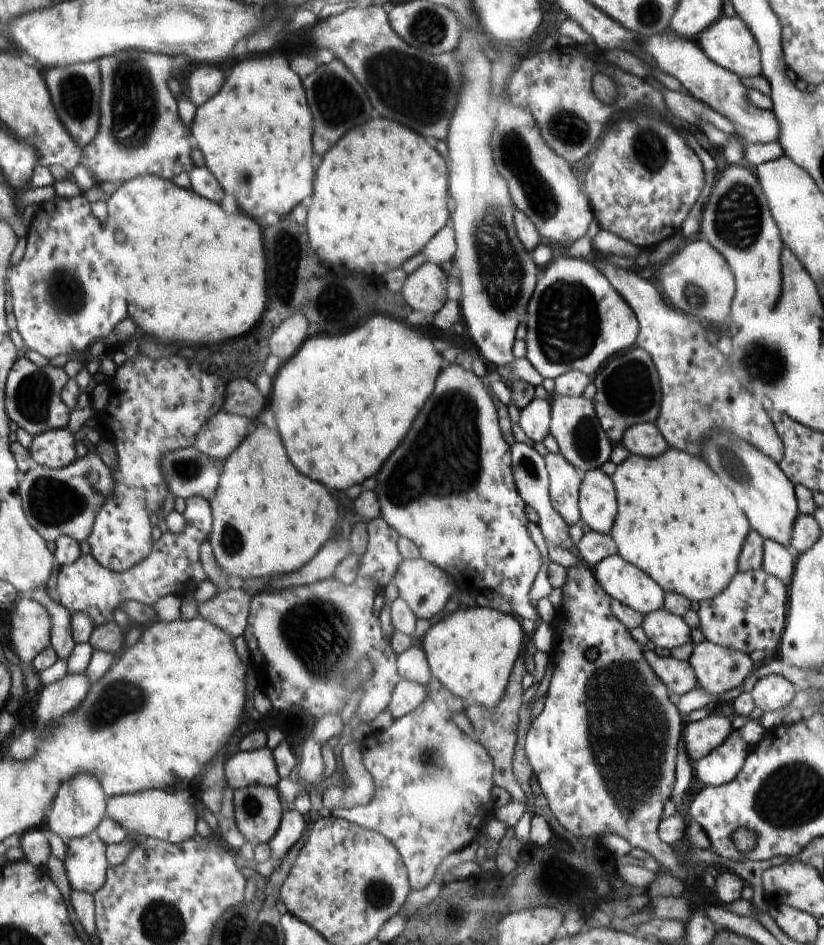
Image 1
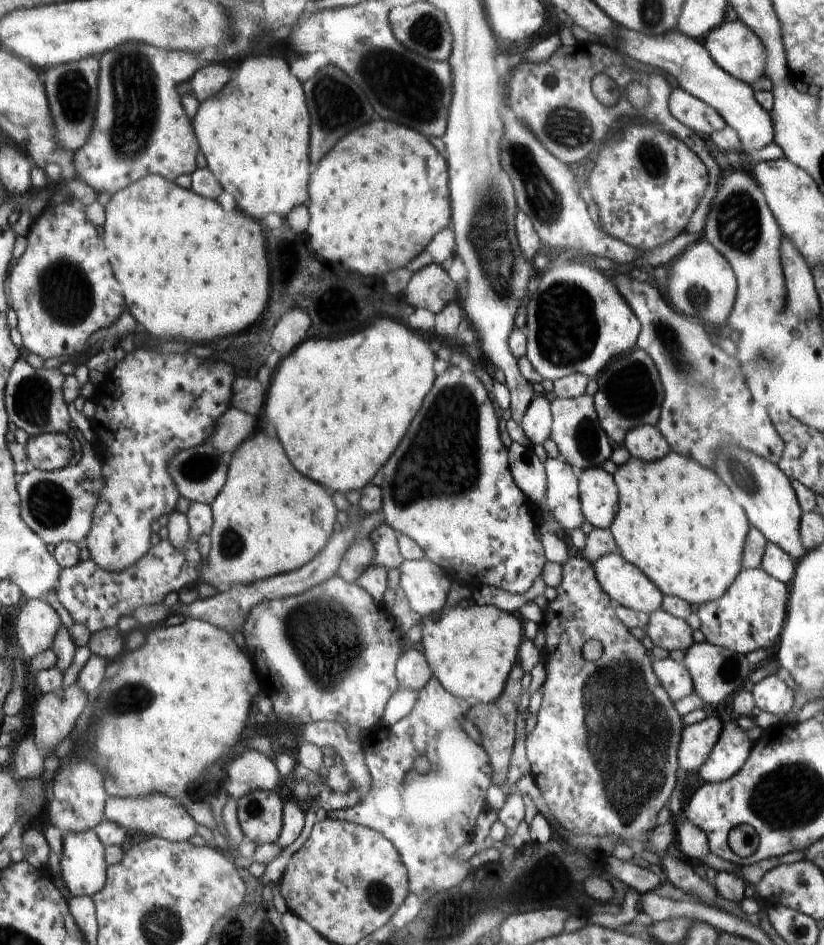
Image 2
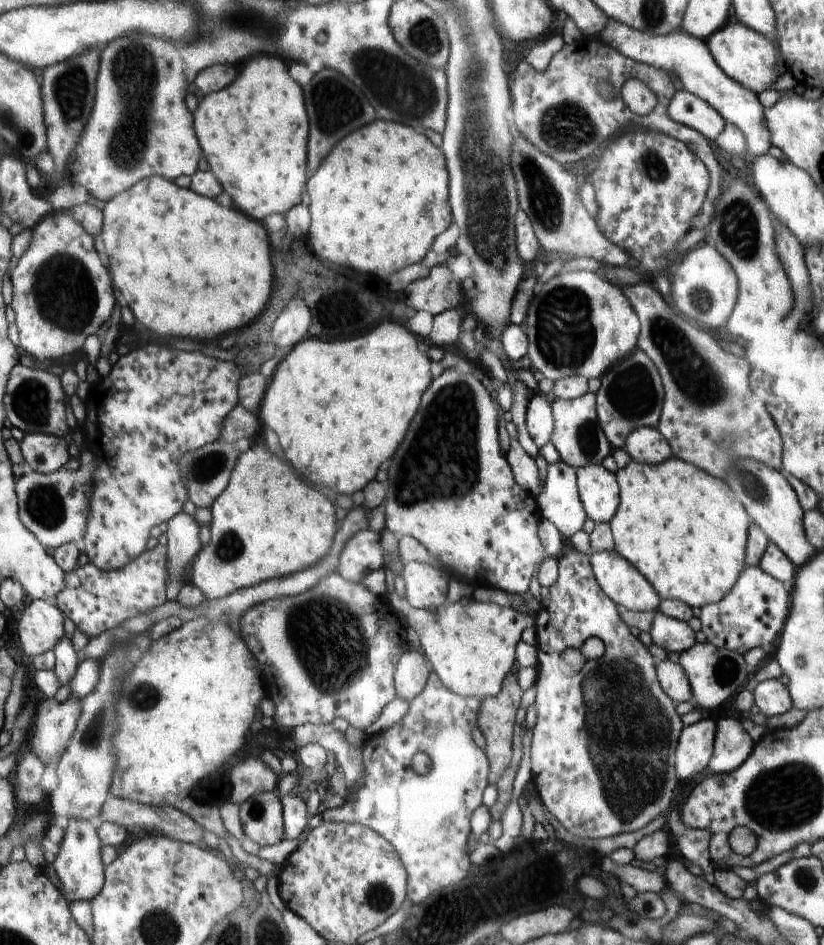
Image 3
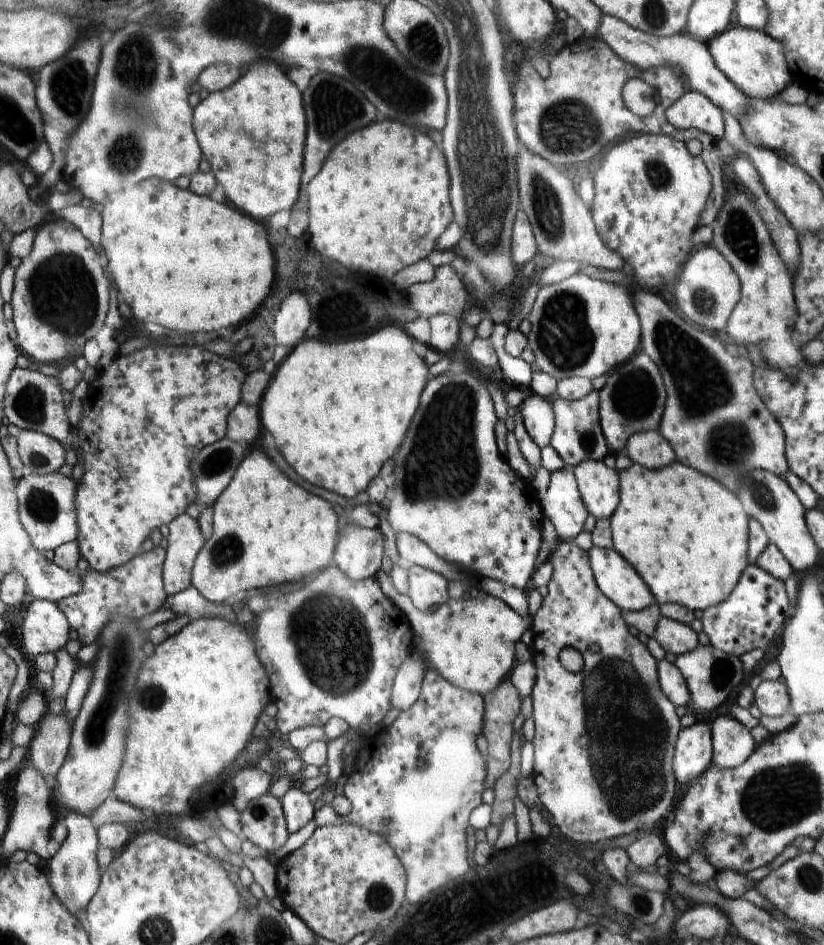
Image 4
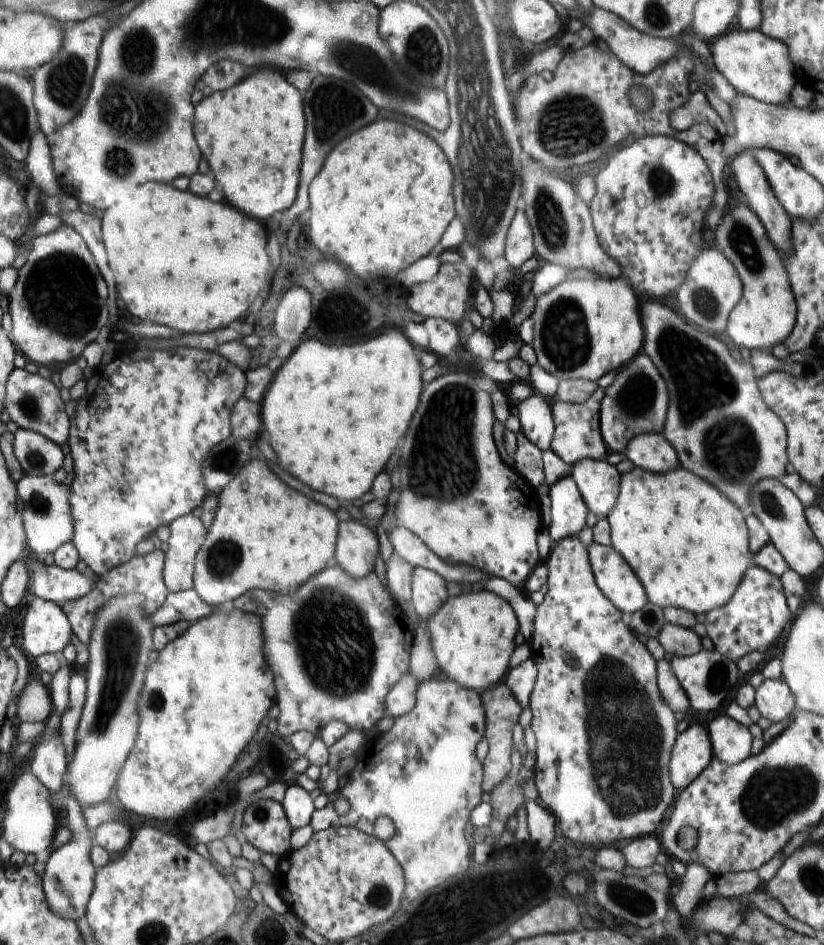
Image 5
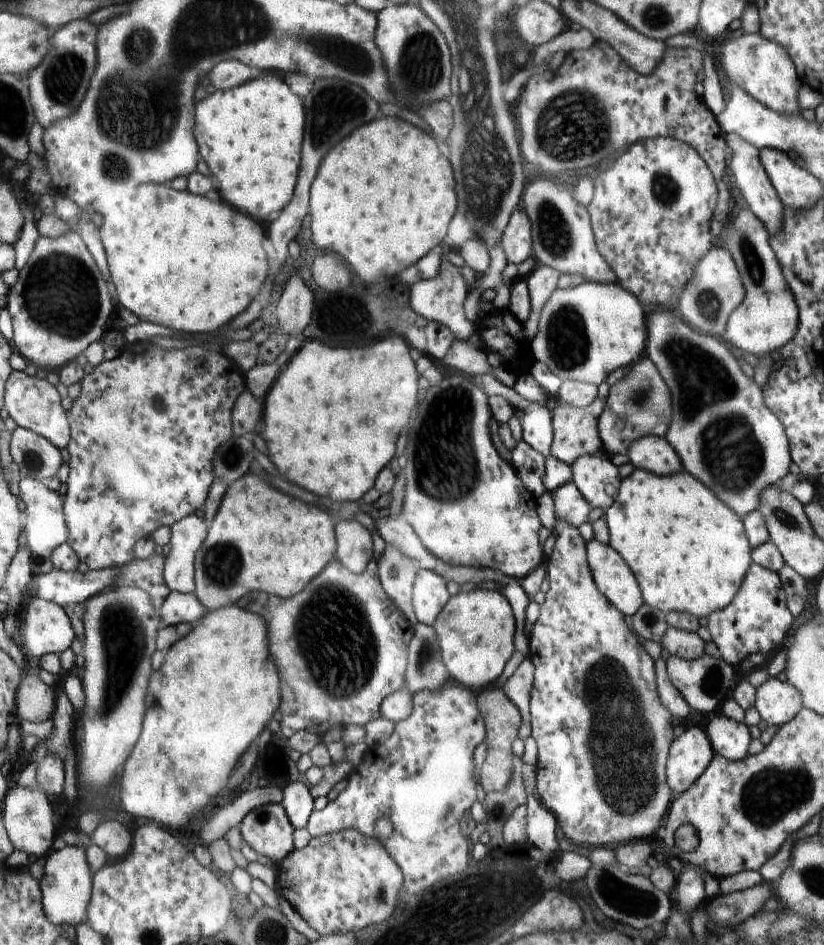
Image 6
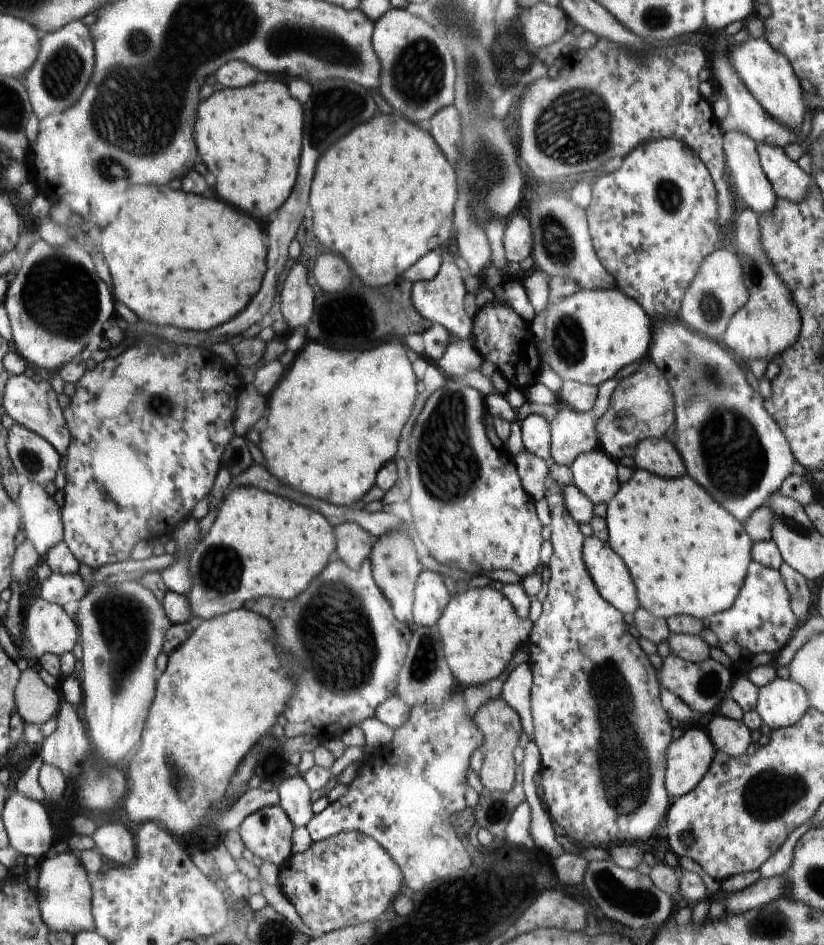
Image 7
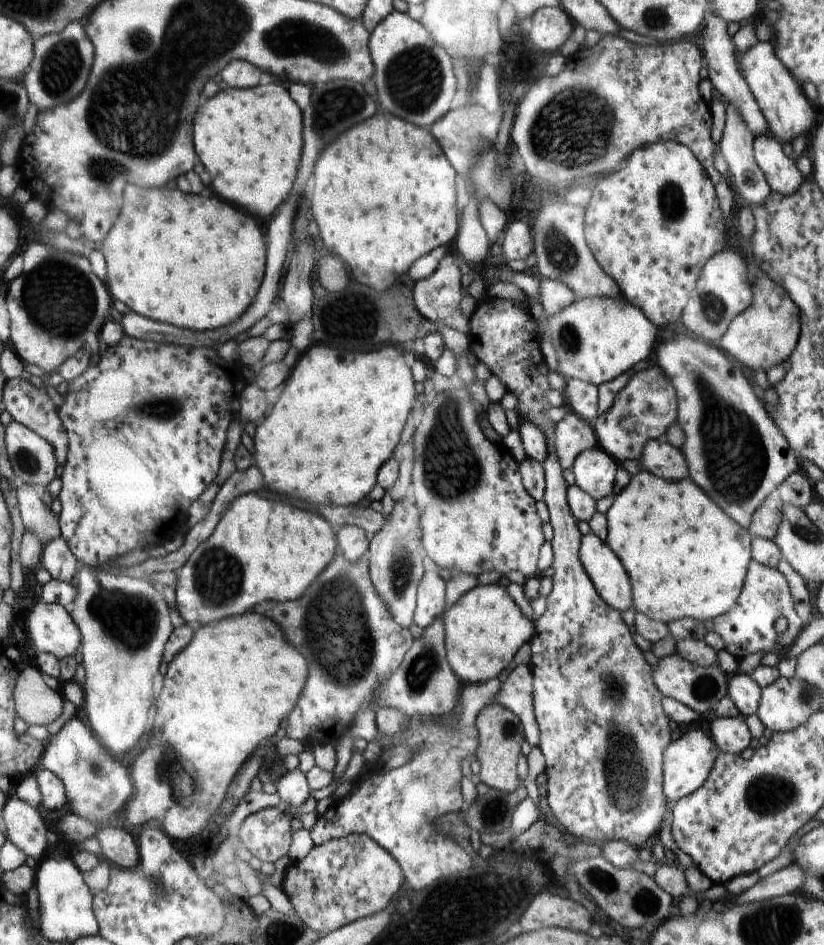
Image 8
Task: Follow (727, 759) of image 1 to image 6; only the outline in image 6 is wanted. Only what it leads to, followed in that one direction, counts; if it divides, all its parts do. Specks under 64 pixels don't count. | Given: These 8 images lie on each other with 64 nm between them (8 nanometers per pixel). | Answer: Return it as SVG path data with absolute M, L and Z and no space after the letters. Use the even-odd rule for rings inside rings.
M724 714L716 715L709 721L706 733L710 736L716 754L734 761L746 758L748 746L754 742L746 724L738 724Z

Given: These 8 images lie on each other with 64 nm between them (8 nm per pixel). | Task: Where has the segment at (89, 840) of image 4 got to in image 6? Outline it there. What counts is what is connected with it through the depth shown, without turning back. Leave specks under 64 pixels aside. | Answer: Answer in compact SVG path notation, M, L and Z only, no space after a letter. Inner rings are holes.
M67 846L48 857L46 874L40 884L43 886L44 910L56 926L70 924L78 928L80 924L91 924L90 905L95 890L95 870L88 862L88 849L84 846Z

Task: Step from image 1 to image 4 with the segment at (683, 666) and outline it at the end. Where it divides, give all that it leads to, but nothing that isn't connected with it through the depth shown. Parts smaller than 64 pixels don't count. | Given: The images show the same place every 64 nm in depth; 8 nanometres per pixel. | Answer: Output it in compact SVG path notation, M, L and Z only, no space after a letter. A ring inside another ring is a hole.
M665 659L659 662L659 682L663 693L676 706L691 708L691 691L688 690L687 679L680 674L676 663L670 663Z

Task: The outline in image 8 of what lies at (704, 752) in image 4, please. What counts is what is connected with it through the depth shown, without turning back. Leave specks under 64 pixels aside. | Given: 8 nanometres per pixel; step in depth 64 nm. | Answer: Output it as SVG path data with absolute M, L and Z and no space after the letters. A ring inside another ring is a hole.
M703 730L682 733L679 739L672 741L663 754L663 791L665 795L668 795L668 800L679 801L680 798L690 796L702 788L704 782L711 776L719 751L715 741Z

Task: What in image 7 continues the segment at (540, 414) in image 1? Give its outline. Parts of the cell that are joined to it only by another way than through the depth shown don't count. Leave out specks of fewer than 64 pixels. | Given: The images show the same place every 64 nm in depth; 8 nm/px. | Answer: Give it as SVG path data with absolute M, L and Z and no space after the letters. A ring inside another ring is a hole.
M534 413L519 421L526 450L530 454L538 456L549 466L553 462L550 423L546 421L546 418Z

